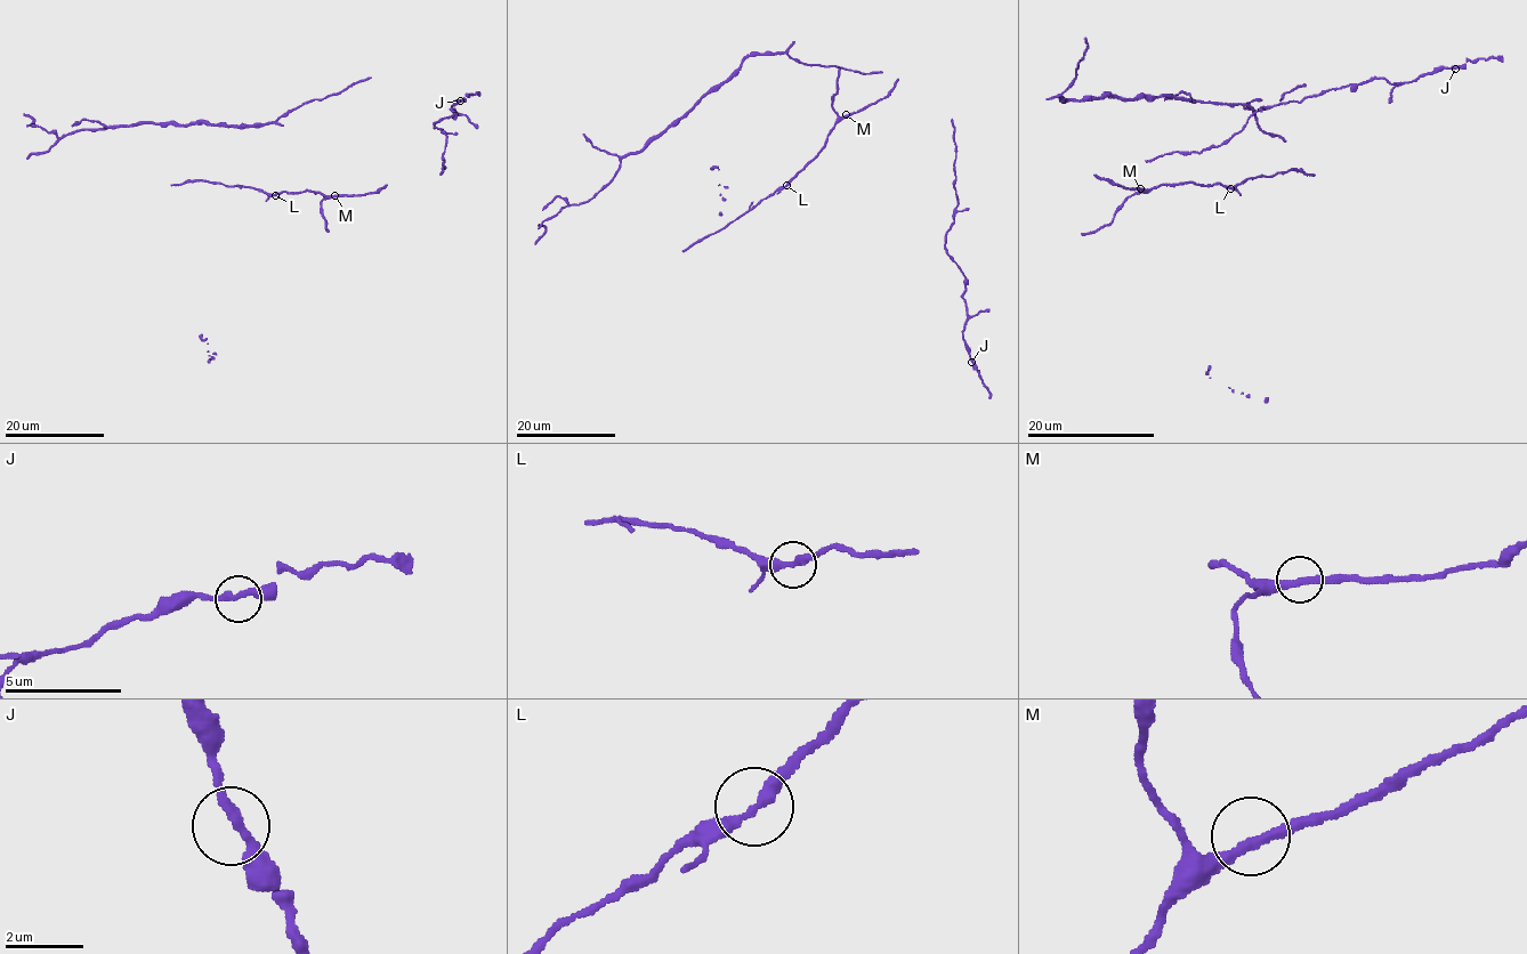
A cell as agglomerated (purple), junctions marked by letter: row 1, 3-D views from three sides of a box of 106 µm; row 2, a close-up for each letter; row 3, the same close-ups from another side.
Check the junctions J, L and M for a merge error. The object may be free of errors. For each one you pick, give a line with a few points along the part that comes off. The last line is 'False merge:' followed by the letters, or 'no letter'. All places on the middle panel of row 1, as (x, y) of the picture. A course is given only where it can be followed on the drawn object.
False merge: no letter

